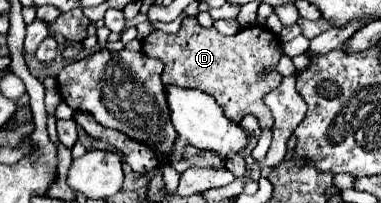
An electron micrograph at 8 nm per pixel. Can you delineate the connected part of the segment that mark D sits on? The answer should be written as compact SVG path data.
M185 17L181 29L173 35L163 31L153 31L143 39L143 53L159 59L165 67L161 79L169 79L169 83L179 87L195 87L215 97L215 101L223 107L225 117L233 123L241 123L245 115L255 115L259 119L261 129L273 129L271 111L263 105L263 97L281 85L283 75L275 69L265 79L259 79L257 73L263 67L275 67L279 59L285 55L283 45L277 37L263 27L245 27L239 33L227 37L221 35L215 27L203 29L195 17Z

